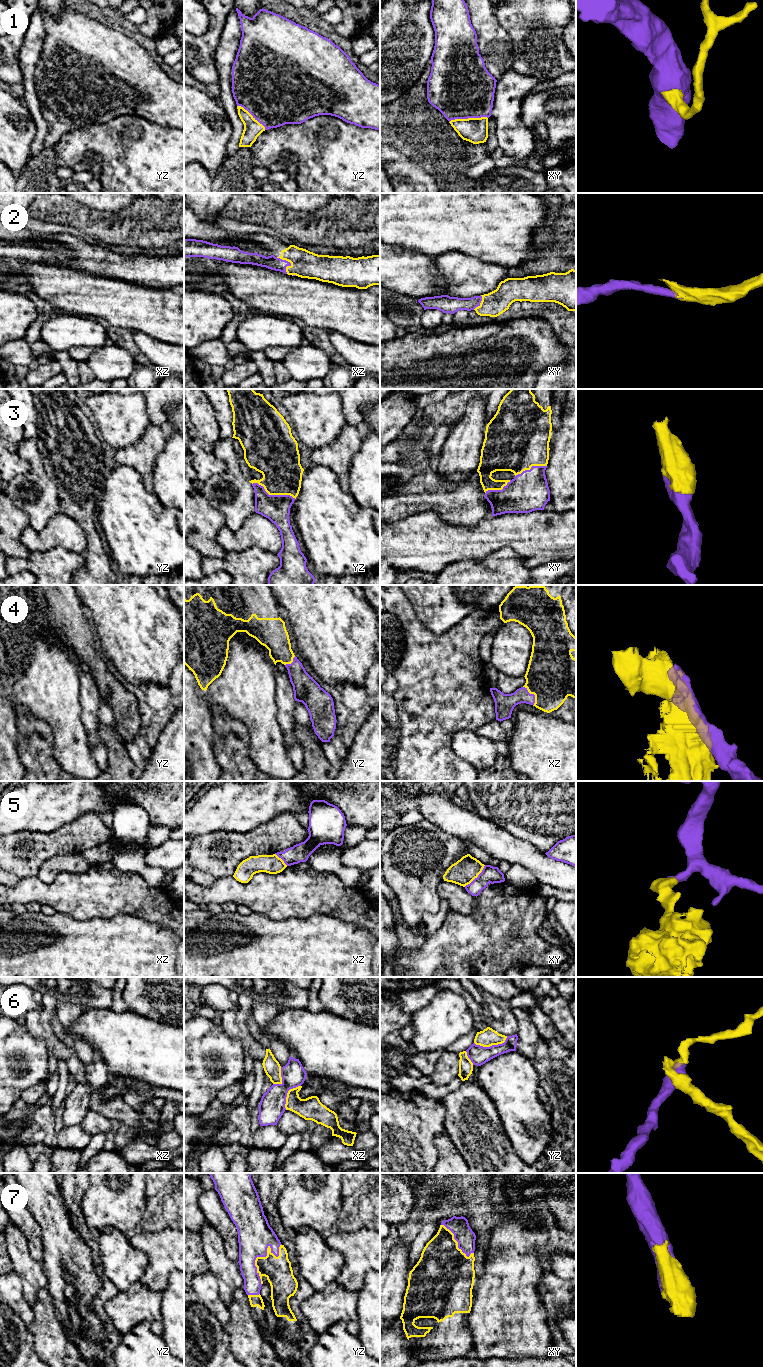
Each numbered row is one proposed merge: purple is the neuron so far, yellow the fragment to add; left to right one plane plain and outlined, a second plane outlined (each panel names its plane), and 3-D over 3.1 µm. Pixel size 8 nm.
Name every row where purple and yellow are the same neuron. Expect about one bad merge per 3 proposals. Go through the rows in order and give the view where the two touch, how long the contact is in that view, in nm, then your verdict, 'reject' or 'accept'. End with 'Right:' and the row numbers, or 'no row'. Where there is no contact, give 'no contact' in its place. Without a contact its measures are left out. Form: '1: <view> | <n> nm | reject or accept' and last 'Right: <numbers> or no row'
1: xy | 320 nm | accept
2: xz | 160 nm | accept
3: yz | 380 nm | accept
4: xz | 180 nm | accept
5: xy | 240 nm | reject
6: yz | 280 nm | reject
7: yz | 360 nm | accept
Right: 1, 2, 3, 4, 7

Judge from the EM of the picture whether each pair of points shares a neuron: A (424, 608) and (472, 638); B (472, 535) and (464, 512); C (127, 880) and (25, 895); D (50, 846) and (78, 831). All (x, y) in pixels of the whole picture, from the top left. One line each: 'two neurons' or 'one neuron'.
A: two neurons
B: two neurons
C: one neuron
D: one neuron

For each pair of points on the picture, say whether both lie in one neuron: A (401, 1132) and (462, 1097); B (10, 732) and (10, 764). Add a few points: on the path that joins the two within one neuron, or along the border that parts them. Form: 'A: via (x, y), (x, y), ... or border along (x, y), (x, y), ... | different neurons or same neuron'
A: border along (441, 1102), (444, 1108), (444, 1130) | different neurons
B: via (10, 740), (10, 756) | same neuron

